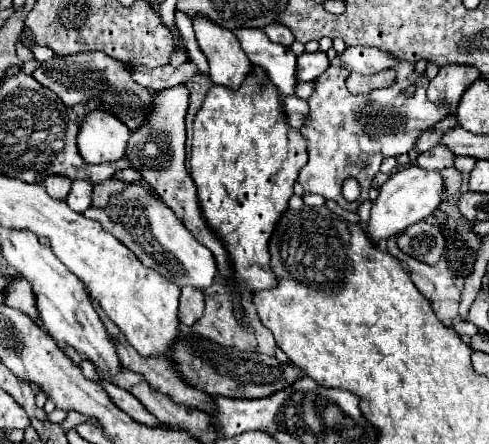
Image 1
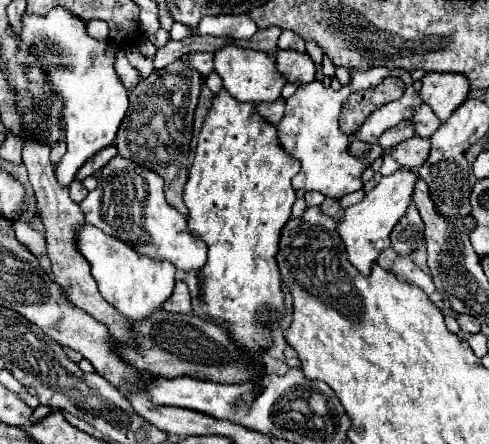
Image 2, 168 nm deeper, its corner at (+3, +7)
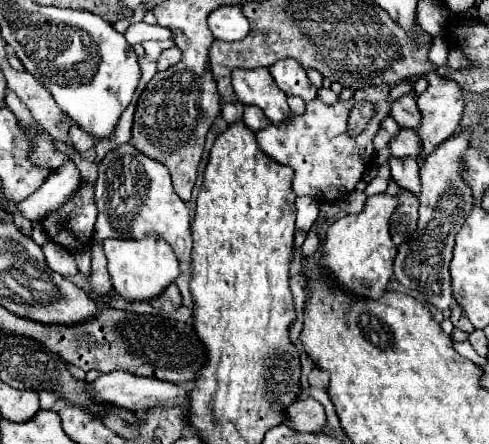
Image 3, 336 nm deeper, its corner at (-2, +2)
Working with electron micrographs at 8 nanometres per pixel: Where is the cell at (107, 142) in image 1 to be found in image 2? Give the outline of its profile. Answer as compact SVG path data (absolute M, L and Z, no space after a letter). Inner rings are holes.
M54 8L46 16L24 14L22 42L36 46L38 62L46 64L54 92L64 96L64 132L68 152L56 166L56 178L62 186L68 186L78 168L102 148L114 144L116 132L128 110L128 90L122 86L114 72L114 52L118 50L108 40L98 42L86 34L86 24L72 16L66 8Z

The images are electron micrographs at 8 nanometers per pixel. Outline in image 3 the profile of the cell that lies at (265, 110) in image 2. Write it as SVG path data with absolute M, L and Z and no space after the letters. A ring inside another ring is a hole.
M245 105L243 121L245 121L245 125L247 125L251 131L259 131L259 129L263 129L263 127L269 125L269 121L267 121L265 115L263 115L263 111L261 111L259 107L255 107L255 105Z

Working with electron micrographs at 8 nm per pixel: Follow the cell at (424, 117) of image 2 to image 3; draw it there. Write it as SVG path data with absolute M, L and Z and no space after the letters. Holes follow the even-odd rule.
M411 93L399 97L391 105L391 117L399 123L399 127L415 129L419 125L419 109L415 105L415 97Z

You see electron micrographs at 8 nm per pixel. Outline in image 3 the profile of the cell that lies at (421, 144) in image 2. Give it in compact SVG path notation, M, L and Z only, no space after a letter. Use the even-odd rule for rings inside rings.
M399 129L399 133L391 139L389 151L393 157L417 157L421 141L413 129Z

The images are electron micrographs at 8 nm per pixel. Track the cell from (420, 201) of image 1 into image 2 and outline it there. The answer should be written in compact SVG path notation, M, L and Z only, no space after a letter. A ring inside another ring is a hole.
M400 168L392 176L384 176L374 190L366 194L366 198L360 204L354 204L346 208L344 216L338 222L338 232L344 240L346 252L350 262L364 274L370 274L372 262L376 262L378 254L390 246L390 232L398 224L398 220L406 214L408 206L412 204L412 194L414 194L414 184L418 176L410 168Z

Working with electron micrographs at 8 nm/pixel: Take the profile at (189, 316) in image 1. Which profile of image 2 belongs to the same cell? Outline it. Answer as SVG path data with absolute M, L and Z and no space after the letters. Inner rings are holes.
M176 282L174 286L174 294L170 296L170 300L166 300L166 304L162 306L166 312L180 312L180 314L188 314L192 310L192 300L190 300L190 292L186 282Z

